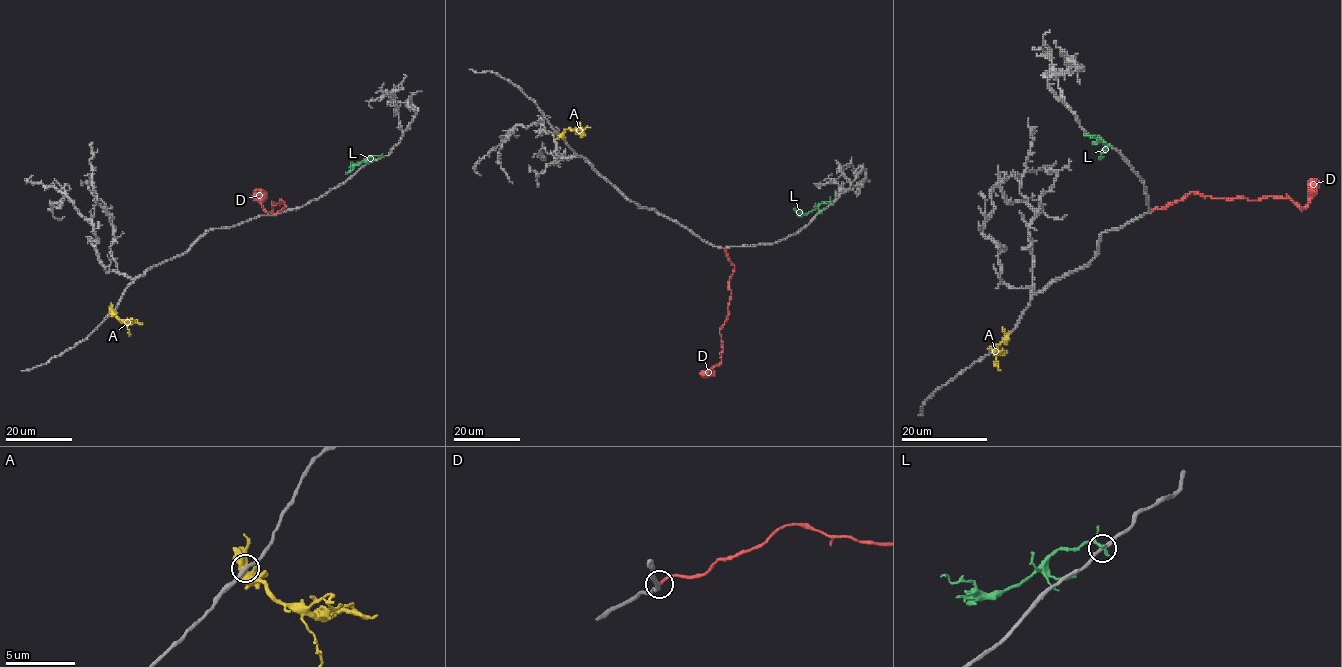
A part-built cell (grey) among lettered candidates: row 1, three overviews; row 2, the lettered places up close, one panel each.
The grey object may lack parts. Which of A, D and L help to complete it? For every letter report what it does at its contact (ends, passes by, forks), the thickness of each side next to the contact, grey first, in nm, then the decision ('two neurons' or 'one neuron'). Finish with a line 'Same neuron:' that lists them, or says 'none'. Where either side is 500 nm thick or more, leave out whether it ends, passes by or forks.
A: 260 nm thick on the grey side, 550 nm on the other; two neurons
D: it ends there; 280 nm thick on the grey side, 240 nm on the other; two neurons
L: it passes by; 240 nm thick on the grey side, 200 nm on the other; two neurons
Same neuron: none

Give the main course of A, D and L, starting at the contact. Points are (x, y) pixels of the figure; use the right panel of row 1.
A: (1005, 338), (996, 346), (999, 352), (993, 353)
D: (1151, 210), (1182, 199), (1191, 192), (1225, 198), (1290, 197), (1303, 209), (1307, 205), (1308, 186), (1315, 179)
L: (1092, 136), (1105, 145), (1101, 160)

